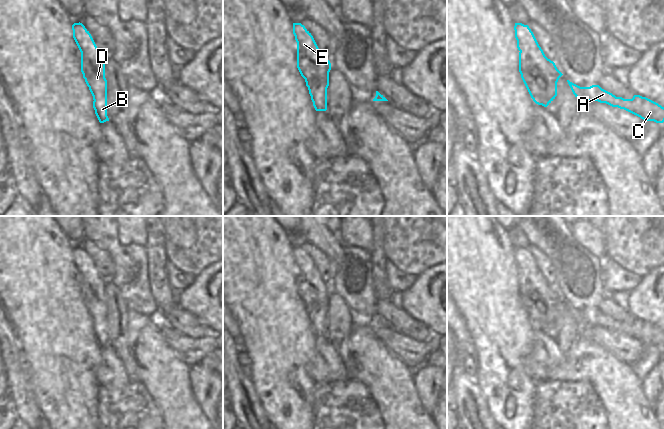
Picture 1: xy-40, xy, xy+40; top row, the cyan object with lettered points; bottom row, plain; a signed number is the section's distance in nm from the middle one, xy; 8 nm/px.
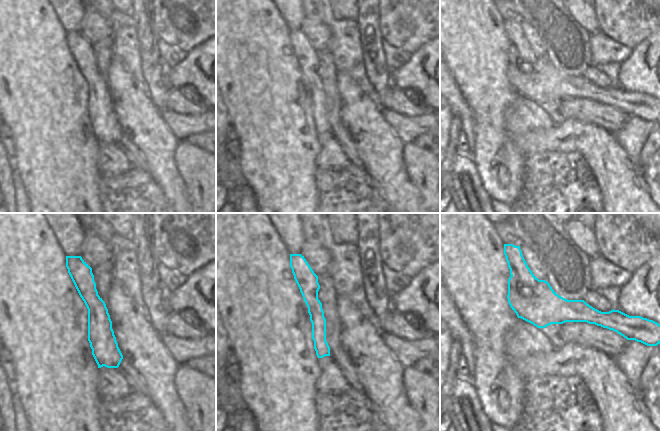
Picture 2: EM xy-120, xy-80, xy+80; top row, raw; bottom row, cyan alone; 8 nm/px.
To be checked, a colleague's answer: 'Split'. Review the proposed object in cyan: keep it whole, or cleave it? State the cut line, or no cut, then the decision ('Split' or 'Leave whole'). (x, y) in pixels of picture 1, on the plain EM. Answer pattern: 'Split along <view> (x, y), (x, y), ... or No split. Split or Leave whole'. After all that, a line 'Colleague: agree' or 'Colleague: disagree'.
Split along xy+40 (520, 275), (546, 300), (557, 297). Split
Colleague: agree

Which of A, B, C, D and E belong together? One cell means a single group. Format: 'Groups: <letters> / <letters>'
Groups: A C / B D E

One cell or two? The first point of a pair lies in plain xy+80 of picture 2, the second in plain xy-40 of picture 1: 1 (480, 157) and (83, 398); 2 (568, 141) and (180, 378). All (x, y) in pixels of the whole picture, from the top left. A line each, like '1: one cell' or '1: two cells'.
1: one cell
2: one cell

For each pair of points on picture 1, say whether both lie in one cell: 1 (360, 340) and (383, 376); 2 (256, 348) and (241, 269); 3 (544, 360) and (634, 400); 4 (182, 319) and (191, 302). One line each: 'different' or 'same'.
1: same
2: same
3: different
4: different

